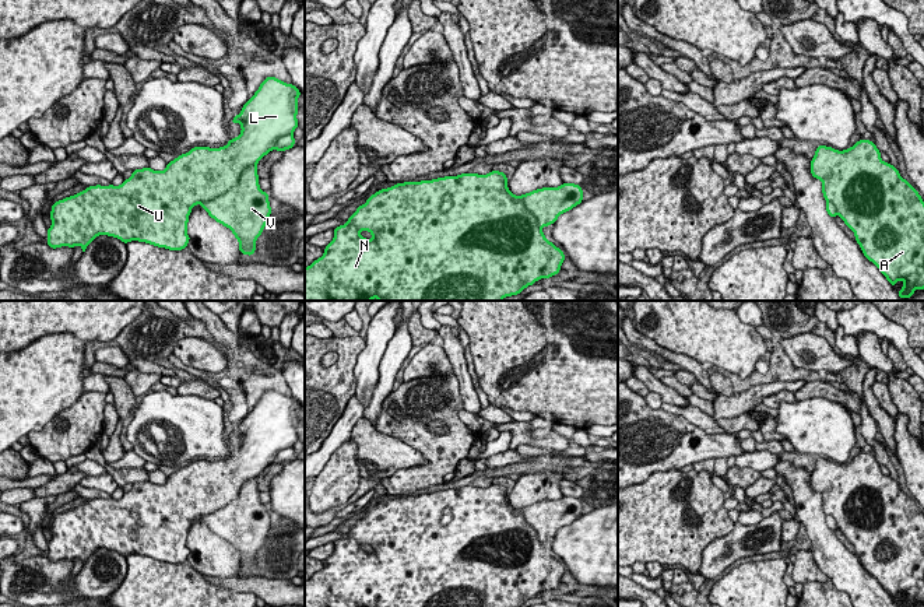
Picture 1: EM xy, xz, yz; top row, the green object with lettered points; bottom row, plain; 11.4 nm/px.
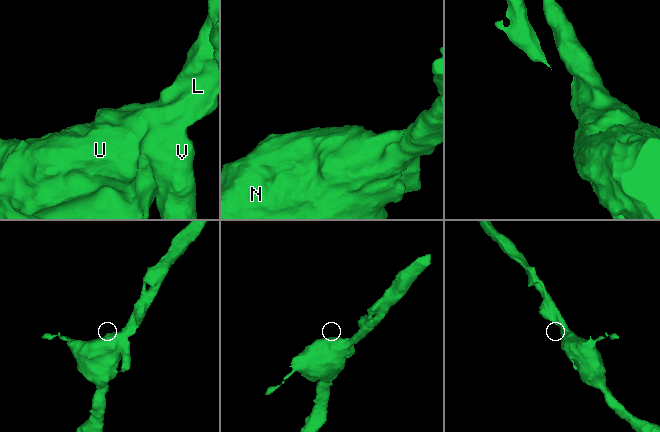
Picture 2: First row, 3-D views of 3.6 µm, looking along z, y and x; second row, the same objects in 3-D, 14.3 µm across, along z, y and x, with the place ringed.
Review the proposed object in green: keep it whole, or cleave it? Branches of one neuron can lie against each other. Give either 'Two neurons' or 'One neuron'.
Two neurons

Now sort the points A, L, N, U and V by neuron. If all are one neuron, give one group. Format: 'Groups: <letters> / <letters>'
Groups: A L N U / V

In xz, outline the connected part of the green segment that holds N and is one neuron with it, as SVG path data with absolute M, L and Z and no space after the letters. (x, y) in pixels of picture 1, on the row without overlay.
M492 484L486 488L461 487L432 494L404 495L382 502L369 509L366 516L347 533L345 538L334 541L334 552L324 561L324 568L305 580L305 607L520 607L537 593L549 592L561 585L565 566L556 561L537 537L524 516L516 515L507 502L507 490Z

